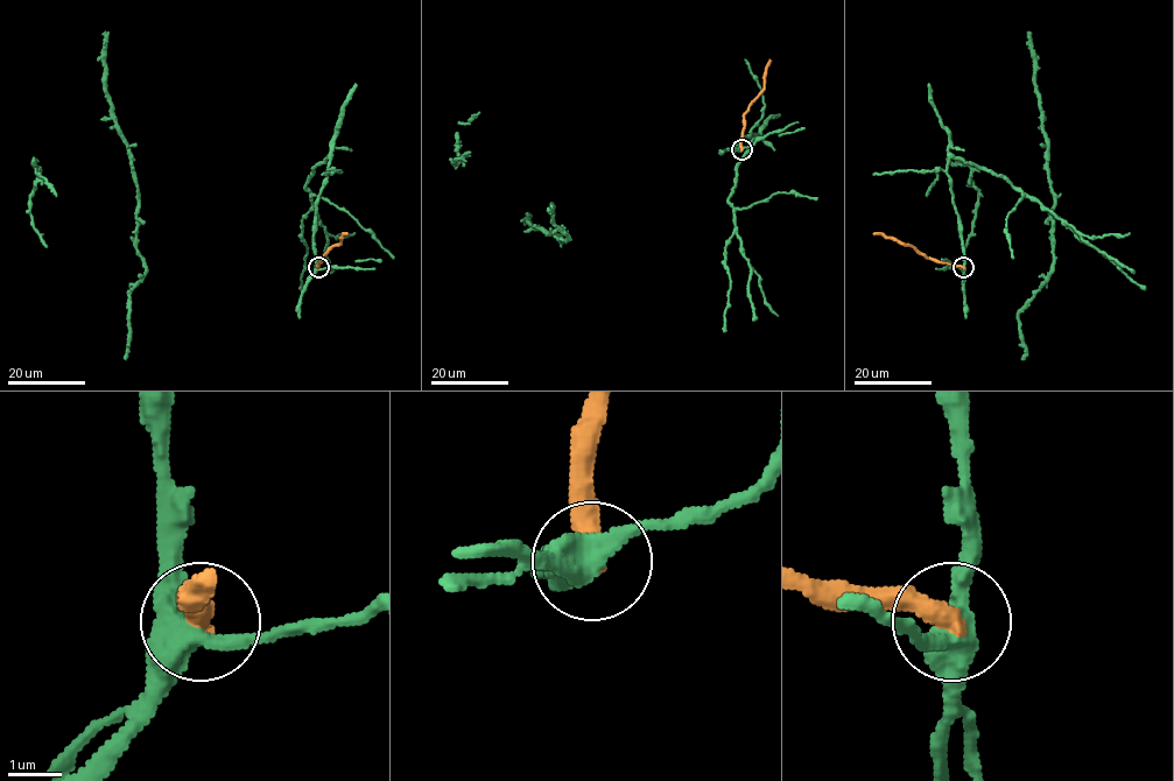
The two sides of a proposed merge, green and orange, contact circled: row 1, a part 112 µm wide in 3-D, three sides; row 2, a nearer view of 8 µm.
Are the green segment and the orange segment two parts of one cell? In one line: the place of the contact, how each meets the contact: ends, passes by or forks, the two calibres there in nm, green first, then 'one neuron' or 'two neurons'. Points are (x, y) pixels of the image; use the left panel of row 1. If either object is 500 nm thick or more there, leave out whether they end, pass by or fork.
at (318, 267); green forks there; orange ends there; 440 nm thick on the green side, 440 nm on the other; two neurons

